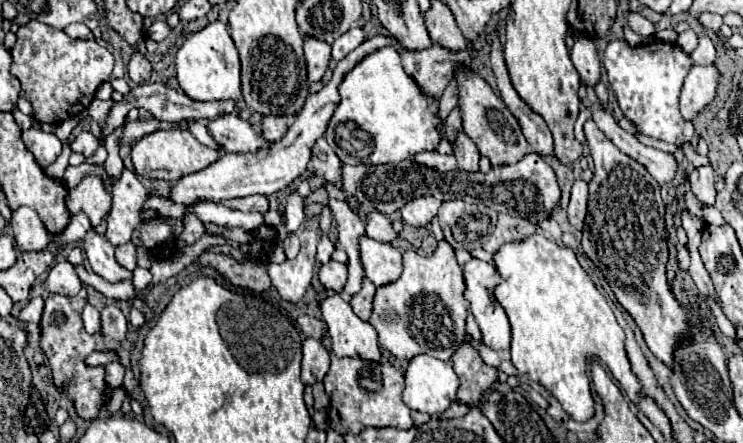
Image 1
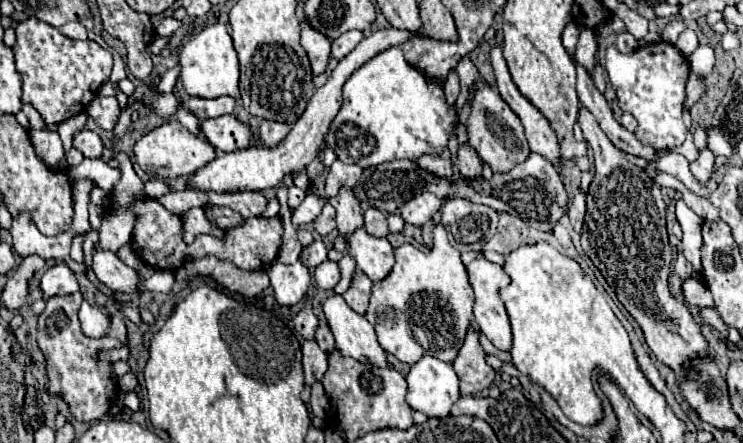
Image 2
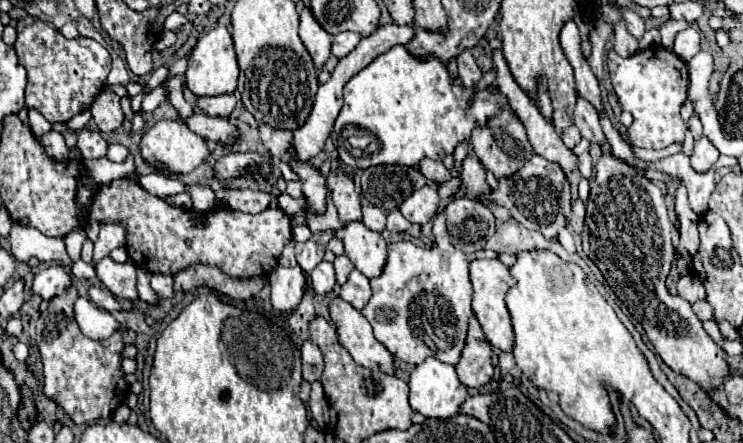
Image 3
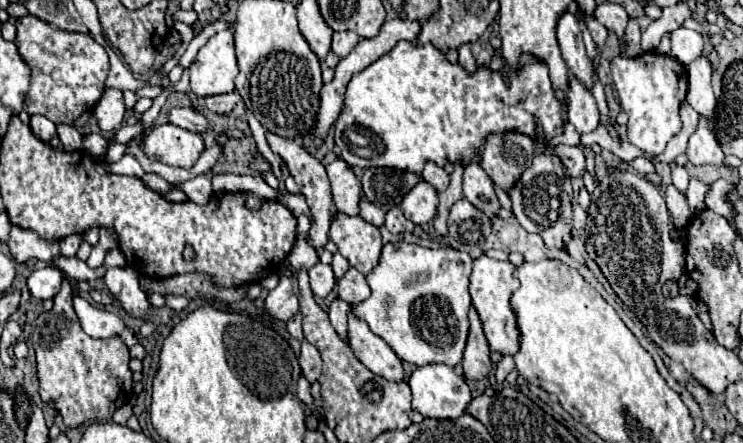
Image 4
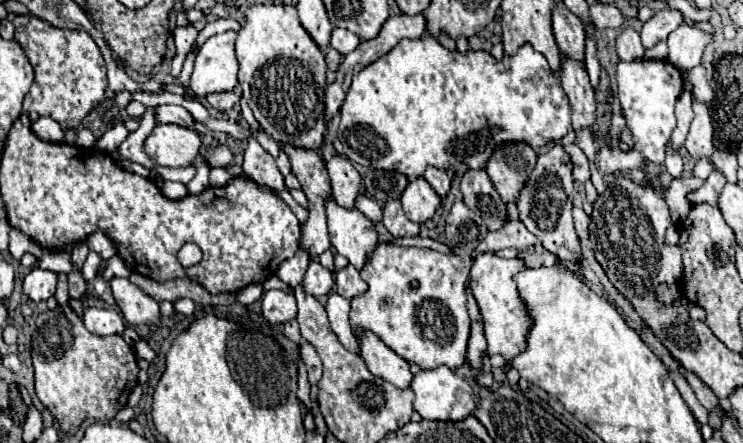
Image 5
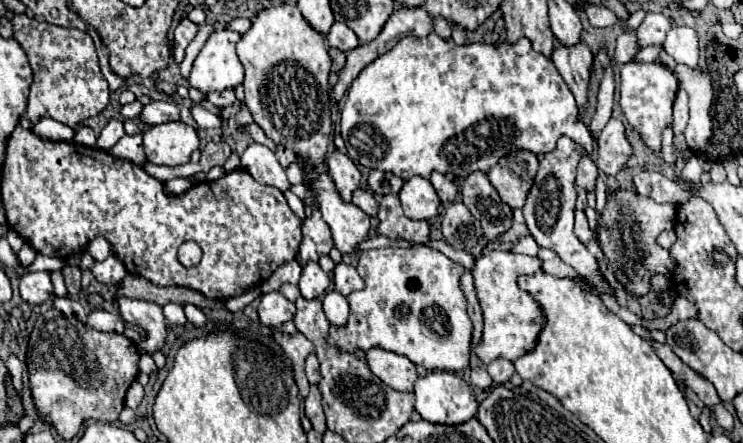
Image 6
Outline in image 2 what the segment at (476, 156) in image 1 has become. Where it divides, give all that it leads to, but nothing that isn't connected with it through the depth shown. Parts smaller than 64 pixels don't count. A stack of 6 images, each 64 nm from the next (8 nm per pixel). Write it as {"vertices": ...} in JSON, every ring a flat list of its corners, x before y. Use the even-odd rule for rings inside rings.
{"vertices":[[460,146,458,148,458,168,462,178,480,178,482,176,482,162,472,146]]}

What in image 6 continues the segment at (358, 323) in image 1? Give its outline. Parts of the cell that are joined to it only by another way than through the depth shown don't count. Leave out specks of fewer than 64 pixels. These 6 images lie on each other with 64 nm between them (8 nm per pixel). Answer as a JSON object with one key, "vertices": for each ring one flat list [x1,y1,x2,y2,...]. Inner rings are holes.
{"vertices":[[372,348,366,352,368,366,370,370,390,388,398,392,412,392,414,382,418,378,416,364,412,364,406,356,382,350,382,348]]}

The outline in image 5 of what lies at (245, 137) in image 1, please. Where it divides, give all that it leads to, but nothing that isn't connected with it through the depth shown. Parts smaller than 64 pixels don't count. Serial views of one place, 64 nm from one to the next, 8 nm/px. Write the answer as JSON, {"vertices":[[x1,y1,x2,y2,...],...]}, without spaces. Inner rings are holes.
{"vertices":[[156,106,154,108,158,124,178,124,178,126,192,126,192,114,182,106]]}

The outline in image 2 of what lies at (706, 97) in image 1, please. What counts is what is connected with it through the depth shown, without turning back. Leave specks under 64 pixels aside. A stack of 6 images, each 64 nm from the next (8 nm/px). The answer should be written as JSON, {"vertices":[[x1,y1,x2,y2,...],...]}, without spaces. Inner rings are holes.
{"vertices":[[690,74,688,84,686,84,686,102,684,102,684,106,690,108,702,96,702,92,704,92,704,80,700,80,694,74]]}

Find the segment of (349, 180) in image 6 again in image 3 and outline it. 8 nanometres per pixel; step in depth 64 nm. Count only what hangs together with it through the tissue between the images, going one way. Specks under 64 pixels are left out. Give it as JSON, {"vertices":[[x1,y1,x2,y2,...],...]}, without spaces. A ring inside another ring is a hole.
{"vertices":[[342,172,328,174,328,188,332,202,340,214,340,222,348,224,352,220,360,220,360,194,354,186,354,180]]}

